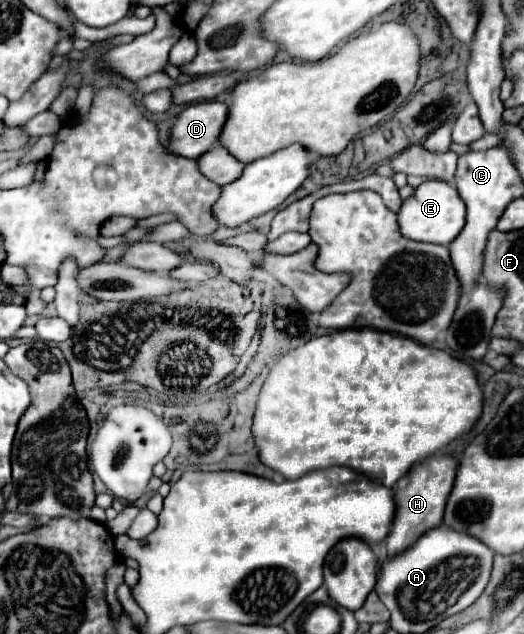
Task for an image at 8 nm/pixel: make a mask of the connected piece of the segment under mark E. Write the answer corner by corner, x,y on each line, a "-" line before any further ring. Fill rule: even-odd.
430,179
430,181
424,181
422,185
418,185
412,197
402,201
400,211
396,213
396,217
398,217
400,233
404,237
414,239
414,241
448,245
450,241
454,241
454,237
464,227
466,207
464,207
462,199
458,197
458,191
452,185
436,181
436,179

